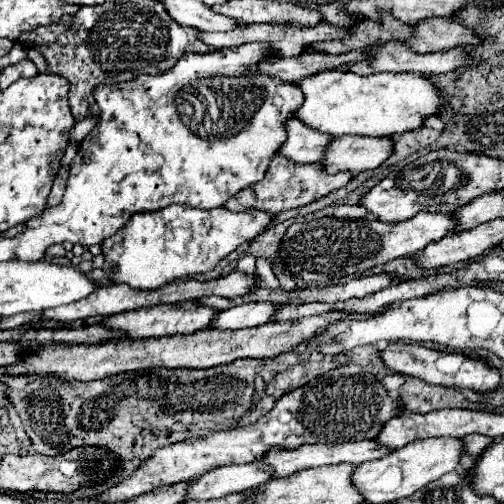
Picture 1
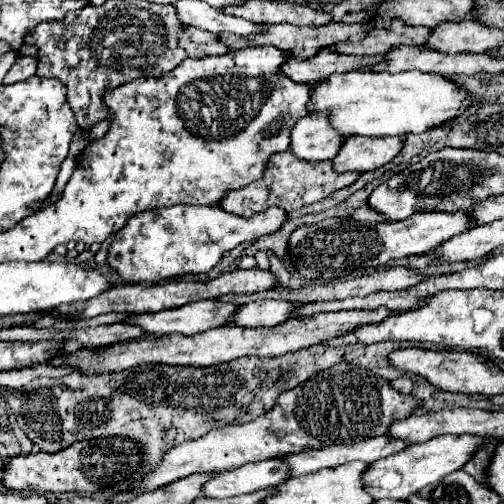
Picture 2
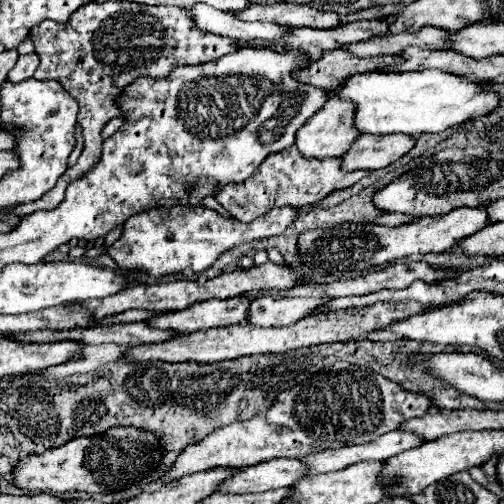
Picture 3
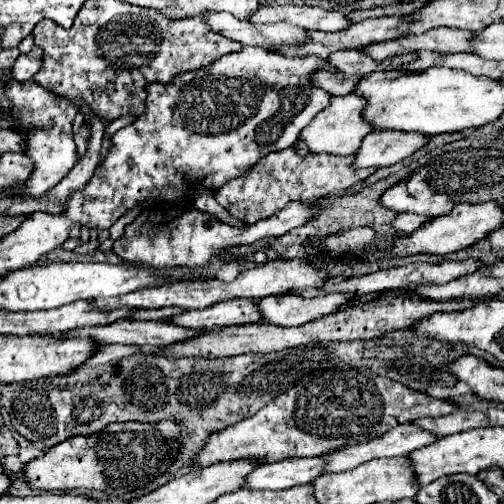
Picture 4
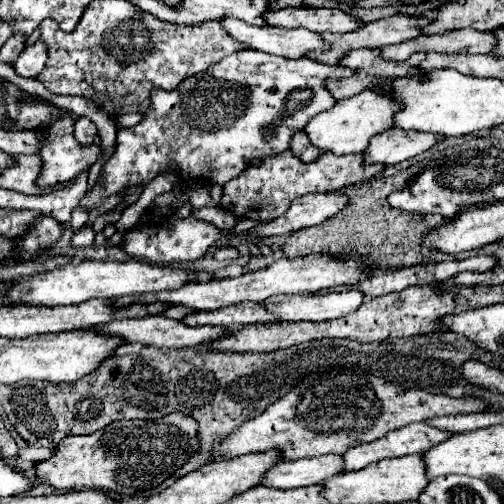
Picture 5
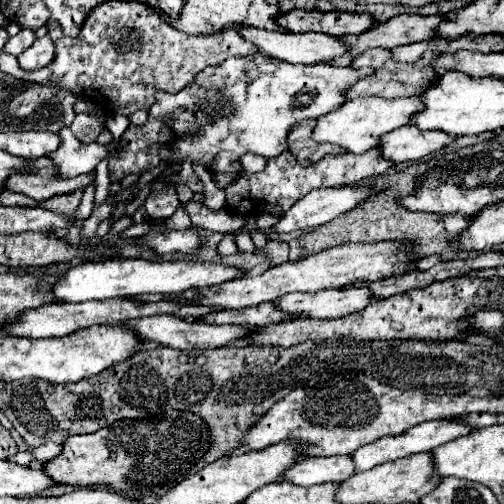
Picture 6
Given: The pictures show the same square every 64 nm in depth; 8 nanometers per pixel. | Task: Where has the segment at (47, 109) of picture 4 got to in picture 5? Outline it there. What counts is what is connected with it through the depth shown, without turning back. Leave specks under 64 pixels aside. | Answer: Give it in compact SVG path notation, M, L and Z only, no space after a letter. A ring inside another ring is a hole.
M64 118L42 130L48 134L42 150L38 152L44 166L38 176L40 186L52 186L60 182L70 182L78 174L90 170L90 166L100 158L102 148L91 144L82 146L74 138L74 120Z

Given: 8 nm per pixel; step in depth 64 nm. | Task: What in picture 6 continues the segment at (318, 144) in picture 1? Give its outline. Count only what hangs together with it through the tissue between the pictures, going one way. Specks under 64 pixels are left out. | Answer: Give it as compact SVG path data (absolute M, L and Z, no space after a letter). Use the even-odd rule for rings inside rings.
M370 96L370 98L356 98L356 100L348 100L342 108L328 112L324 116L320 116L316 120L316 128L312 132L312 138L316 142L332 142L342 146L346 152L350 154L364 154L372 148L376 148L380 144L380 136L392 132L394 128L400 128L404 124L408 124L408 120L422 108L424 104L420 104L418 96L412 98L378 98L378 96Z

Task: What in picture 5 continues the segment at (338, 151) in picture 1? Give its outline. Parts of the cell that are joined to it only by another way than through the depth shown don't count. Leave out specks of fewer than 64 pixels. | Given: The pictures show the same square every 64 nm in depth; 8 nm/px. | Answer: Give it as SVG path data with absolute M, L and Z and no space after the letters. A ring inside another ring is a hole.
M390 128L370 140L370 146L364 152L366 164L398 164L430 150L438 140L440 136L432 136L430 132Z

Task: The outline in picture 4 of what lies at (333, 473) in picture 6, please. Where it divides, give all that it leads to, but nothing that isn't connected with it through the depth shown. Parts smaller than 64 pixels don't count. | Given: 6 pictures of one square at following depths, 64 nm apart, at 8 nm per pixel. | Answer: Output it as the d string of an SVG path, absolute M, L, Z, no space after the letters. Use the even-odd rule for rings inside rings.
M324 456L282 460L272 464L260 464L256 472L248 474L246 488L250 490L286 490L300 484L310 484L316 476L324 474Z

